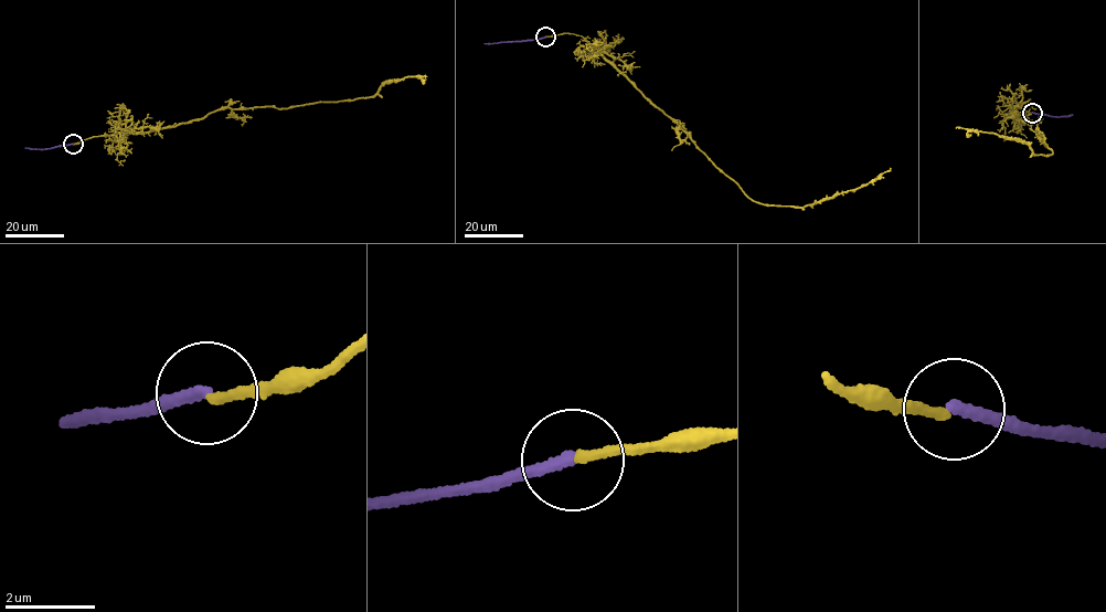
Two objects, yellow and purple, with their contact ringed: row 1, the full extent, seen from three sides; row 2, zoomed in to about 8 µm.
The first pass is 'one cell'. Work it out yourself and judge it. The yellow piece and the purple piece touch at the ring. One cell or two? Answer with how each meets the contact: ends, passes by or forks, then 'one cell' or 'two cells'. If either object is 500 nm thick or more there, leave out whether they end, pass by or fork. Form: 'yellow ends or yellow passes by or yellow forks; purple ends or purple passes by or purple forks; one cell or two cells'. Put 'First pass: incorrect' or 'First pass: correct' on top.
First pass: incorrect
yellow ends; purple ends; two cells

